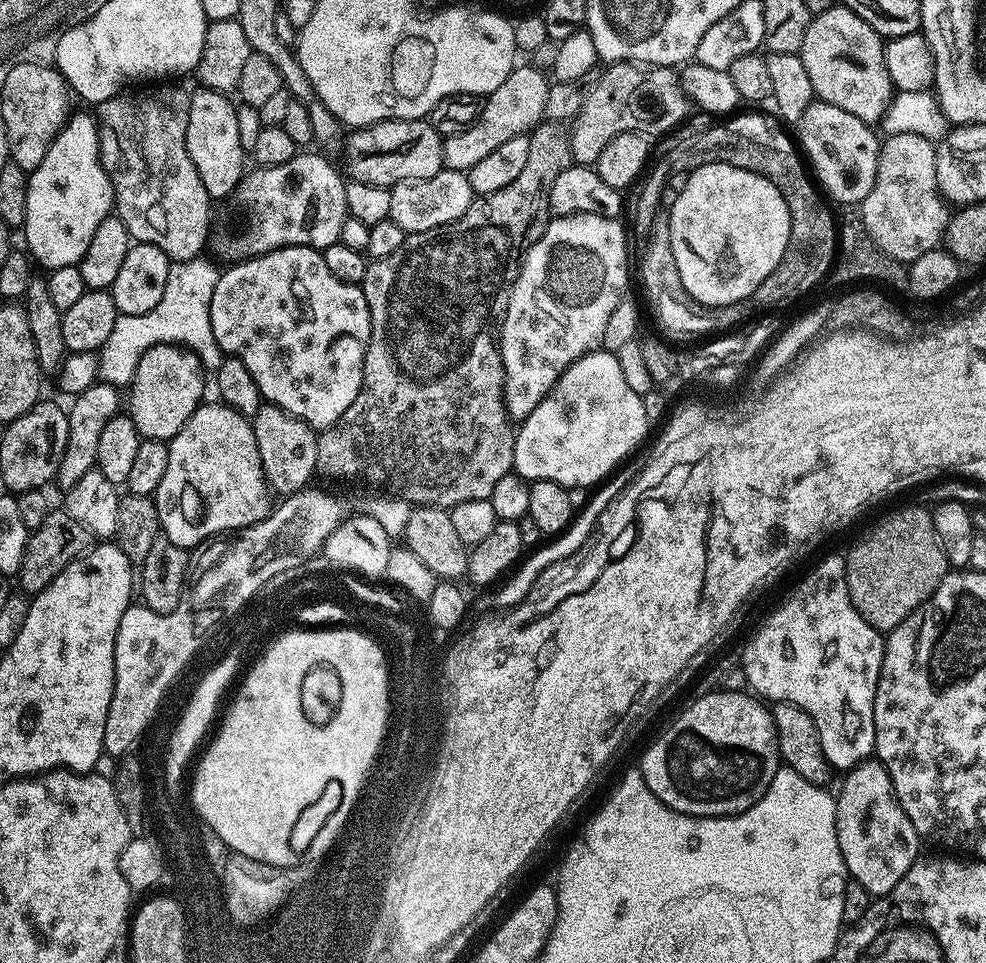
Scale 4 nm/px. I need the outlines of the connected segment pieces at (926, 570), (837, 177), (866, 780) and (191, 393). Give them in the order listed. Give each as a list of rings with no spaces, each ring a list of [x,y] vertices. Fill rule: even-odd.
[[[900,508],[889,516],[884,516],[868,532],[865,540],[860,540],[849,552],[842,569],[842,584],[850,590],[851,607],[866,618],[869,628],[877,628],[882,634],[890,633],[911,612],[917,612],[934,594],[936,585],[950,570],[948,556],[940,545],[938,534],[934,530],[932,513],[924,508]]]
[[[817,99],[806,110],[800,119],[798,131],[798,144],[807,167],[817,185],[826,193],[827,199],[853,206],[863,204],[866,194],[874,190],[881,137],[876,137],[864,120],[854,118],[854,114],[846,114],[846,110],[838,110],[838,106],[830,106],[821,99]]]
[[[869,758],[849,769],[835,793],[836,837],[838,850],[842,850],[844,865],[849,877],[866,890],[872,898],[885,896],[898,882],[902,874],[921,855],[922,841],[914,830],[910,818],[902,810],[890,782],[890,774],[880,761]]]
[[[159,344],[148,350],[143,355],[143,360],[139,363],[139,368],[132,379],[130,385],[132,393],[126,396],[126,412],[127,415],[132,417],[138,434],[145,440],[163,440],[167,442],[175,438],[178,430],[182,430],[182,426],[186,426],[190,414],[194,414],[194,410],[200,407],[205,399],[204,375],[206,375],[206,372],[199,358],[186,348],[174,344]]]

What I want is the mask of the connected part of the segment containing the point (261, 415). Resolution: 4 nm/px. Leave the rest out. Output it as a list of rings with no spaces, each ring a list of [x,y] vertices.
[[[261,403],[258,414],[250,417],[254,442],[258,442],[258,458],[262,462],[264,482],[277,497],[293,496],[309,487],[312,475],[317,475],[317,433],[308,424],[291,416],[273,404]]]

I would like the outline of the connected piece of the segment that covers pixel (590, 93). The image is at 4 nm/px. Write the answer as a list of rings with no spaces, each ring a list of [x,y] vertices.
[[[612,62],[600,72],[596,84],[587,89],[585,102],[570,124],[572,159],[577,165],[595,165],[598,154],[618,134],[641,132],[655,138],[689,119],[690,101],[672,68],[641,66],[635,62]]]

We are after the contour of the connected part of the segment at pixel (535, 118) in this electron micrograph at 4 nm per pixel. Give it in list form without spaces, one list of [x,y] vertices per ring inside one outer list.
[[[533,66],[516,68],[511,72],[512,69],[487,93],[488,101],[483,101],[480,114],[470,127],[453,136],[443,137],[444,168],[447,171],[466,174],[477,162],[482,162],[482,158],[494,154],[498,146],[510,142],[510,138],[531,133],[545,119],[549,77]]]

